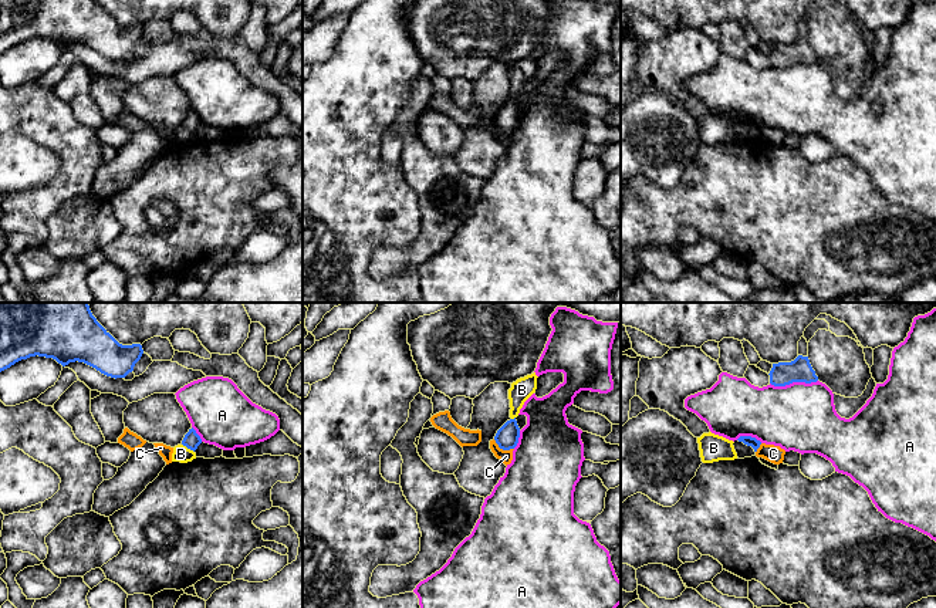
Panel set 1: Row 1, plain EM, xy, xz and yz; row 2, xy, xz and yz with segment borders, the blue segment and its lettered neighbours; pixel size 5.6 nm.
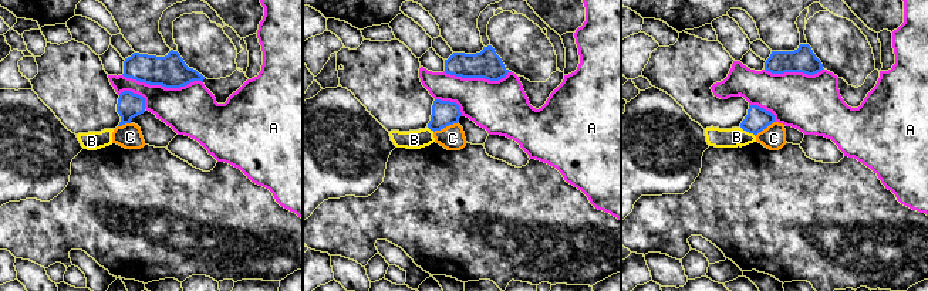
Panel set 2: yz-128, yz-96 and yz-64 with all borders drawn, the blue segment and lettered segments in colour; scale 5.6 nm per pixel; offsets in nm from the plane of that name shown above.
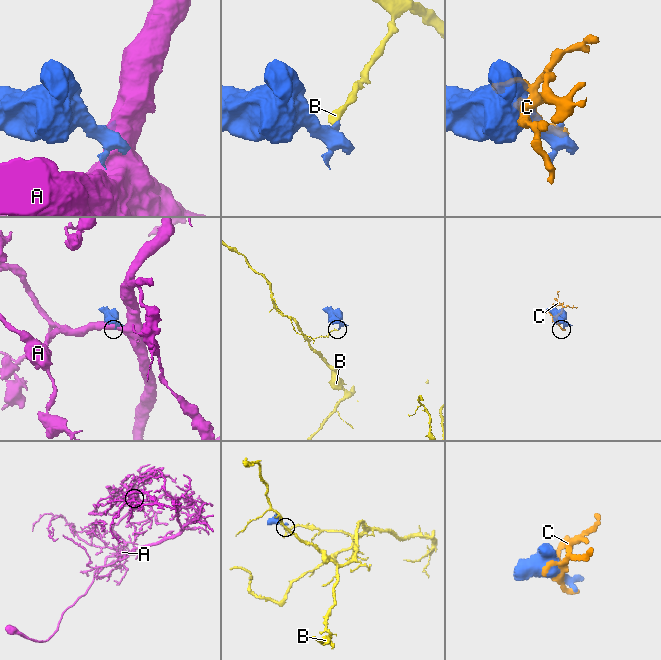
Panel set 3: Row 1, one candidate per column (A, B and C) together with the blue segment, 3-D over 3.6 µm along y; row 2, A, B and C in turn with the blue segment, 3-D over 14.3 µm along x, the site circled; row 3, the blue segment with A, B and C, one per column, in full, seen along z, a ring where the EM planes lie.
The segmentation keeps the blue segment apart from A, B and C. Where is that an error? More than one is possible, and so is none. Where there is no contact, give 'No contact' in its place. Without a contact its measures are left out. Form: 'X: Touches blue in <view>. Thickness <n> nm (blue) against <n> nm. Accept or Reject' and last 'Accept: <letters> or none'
A: Touches blue in yz. Thickness 140 nm (blue) against 380 nm. Reject
B: Touches blue in xy. Thickness 90 nm (blue) against 100 nm. Reject
C: Touches blue in xz. Thickness 130 nm (blue) against 80 nm. Reject
Accept: none

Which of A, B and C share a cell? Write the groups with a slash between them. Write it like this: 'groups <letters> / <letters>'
groups A / B / C

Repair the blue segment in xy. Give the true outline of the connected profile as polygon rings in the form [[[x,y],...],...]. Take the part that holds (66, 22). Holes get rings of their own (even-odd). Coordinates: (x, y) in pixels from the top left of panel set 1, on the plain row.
[[[0,0],[0,54],[30,38],[53,40],[62,48],[84,44],[111,60],[125,60],[143,36],[141,26],[119,26],[97,0]]]

